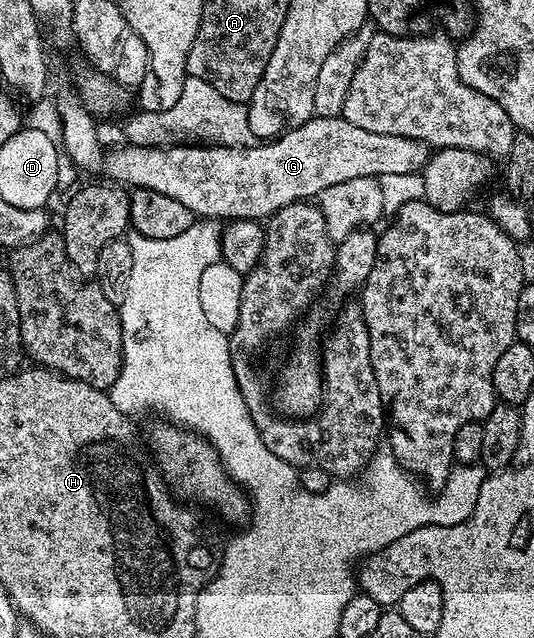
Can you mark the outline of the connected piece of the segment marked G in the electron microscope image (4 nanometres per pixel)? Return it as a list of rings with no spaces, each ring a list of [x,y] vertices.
[[[313,116],[308,121],[303,122],[302,125],[285,129],[279,136],[273,137],[268,141],[272,142],[264,142],[261,146],[253,144],[242,147],[222,146],[219,144],[172,144],[165,148],[164,146],[129,146],[121,144],[117,150],[112,150],[109,154],[107,151],[103,155],[102,174],[108,177],[105,179],[111,180],[116,184],[123,184],[128,188],[153,190],[154,192],[162,192],[166,196],[174,196],[174,200],[178,200],[178,204],[186,204],[186,208],[190,208],[192,215],[200,220],[235,220],[237,218],[264,220],[274,212],[286,208],[286,204],[315,199],[326,188],[330,188],[330,184],[342,184],[346,180],[354,180],[355,178],[379,179],[380,175],[384,173],[419,174],[428,162],[430,153],[430,147],[427,142],[410,140],[410,136],[382,136],[382,132],[366,132],[366,128],[358,128],[358,124],[350,124],[350,120],[346,120],[342,116],[338,118],[318,118]]]

